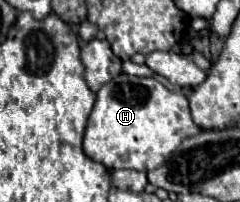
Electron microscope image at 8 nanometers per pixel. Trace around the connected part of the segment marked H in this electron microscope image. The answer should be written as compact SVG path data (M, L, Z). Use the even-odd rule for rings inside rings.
M119 74L97 92L97 102L83 138L83 150L91 160L105 164L109 170L133 168L147 172L161 166L185 138L197 132L199 128L191 120L183 94L171 92L155 78Z

